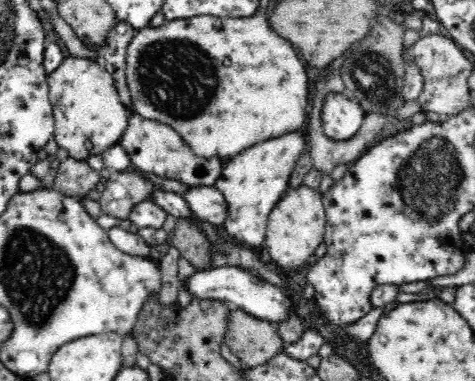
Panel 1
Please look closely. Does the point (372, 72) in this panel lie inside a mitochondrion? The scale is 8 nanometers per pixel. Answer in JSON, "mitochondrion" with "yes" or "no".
{"mitochondrion":"yes"}

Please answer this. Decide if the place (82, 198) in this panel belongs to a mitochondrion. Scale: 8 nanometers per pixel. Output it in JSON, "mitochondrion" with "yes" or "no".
{"mitochondrion":"no"}

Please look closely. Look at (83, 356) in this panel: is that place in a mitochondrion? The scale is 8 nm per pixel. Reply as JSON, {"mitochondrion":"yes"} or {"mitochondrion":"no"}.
{"mitochondrion":"no"}

